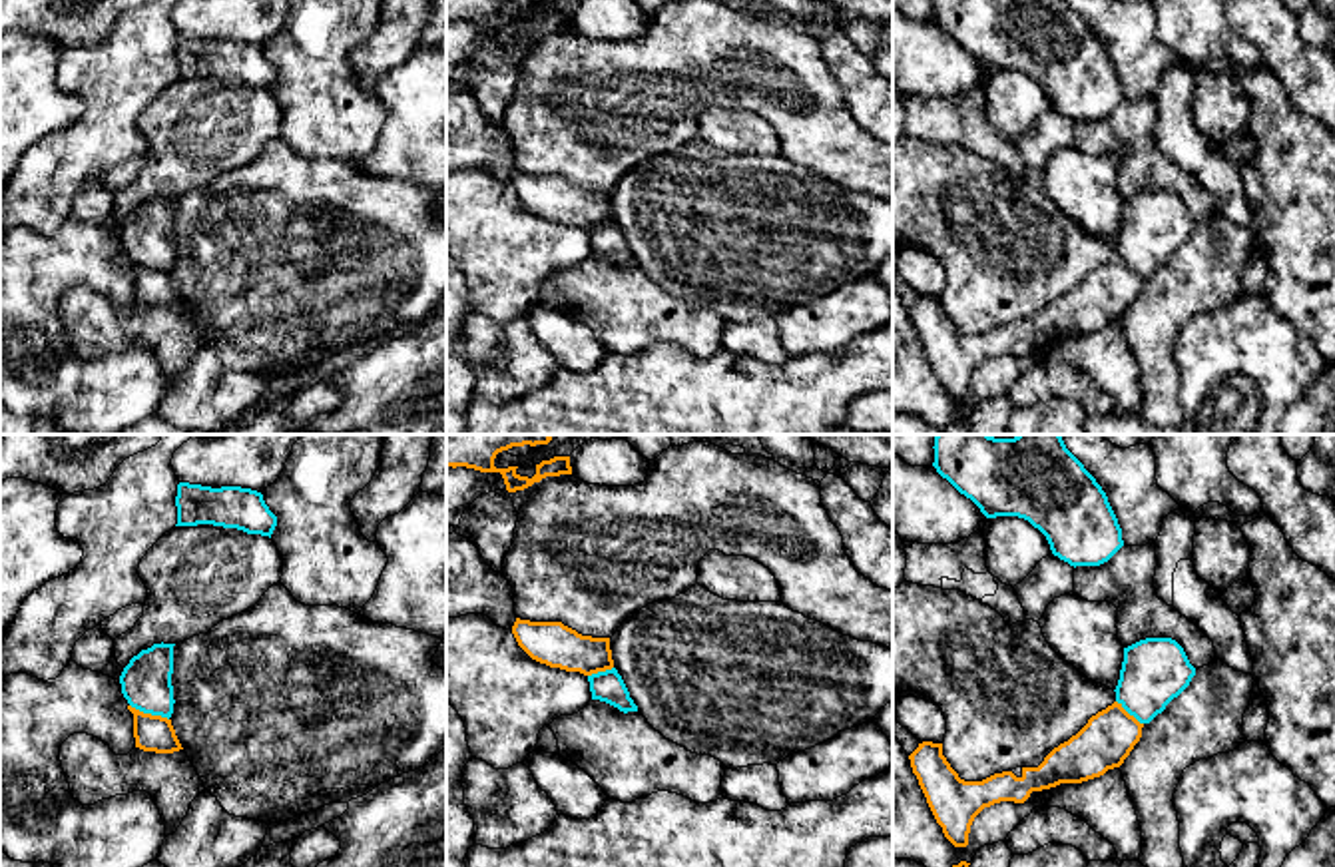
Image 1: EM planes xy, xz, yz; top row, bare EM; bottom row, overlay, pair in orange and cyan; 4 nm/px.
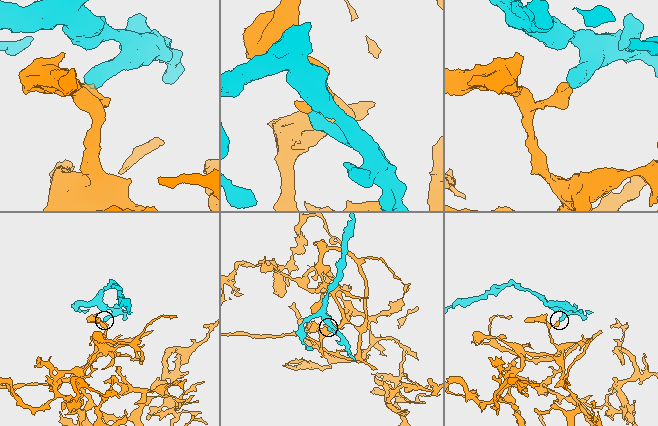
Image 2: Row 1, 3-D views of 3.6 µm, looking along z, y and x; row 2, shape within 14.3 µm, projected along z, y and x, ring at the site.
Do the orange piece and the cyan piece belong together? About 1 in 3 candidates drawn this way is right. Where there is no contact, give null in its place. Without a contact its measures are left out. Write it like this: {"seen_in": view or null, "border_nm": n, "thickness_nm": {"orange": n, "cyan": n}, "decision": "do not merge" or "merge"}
{"seen_in": "xy", "border_nm": 170, "thickness_nm": {"orange": 140, "cyan": 200}, "decision": "do not merge"}

